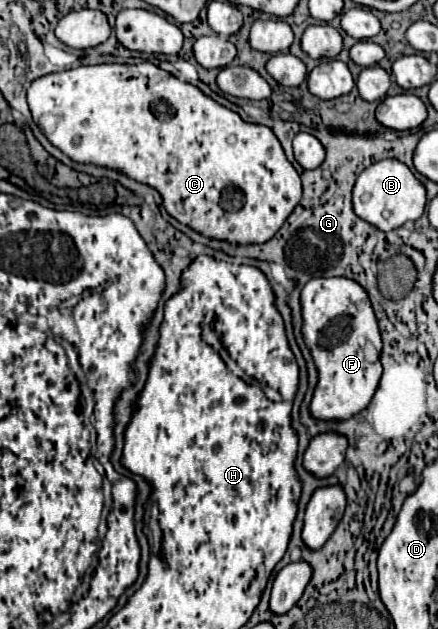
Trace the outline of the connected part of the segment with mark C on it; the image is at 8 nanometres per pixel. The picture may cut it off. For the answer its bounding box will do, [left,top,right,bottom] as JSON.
[28,62,302,244]

